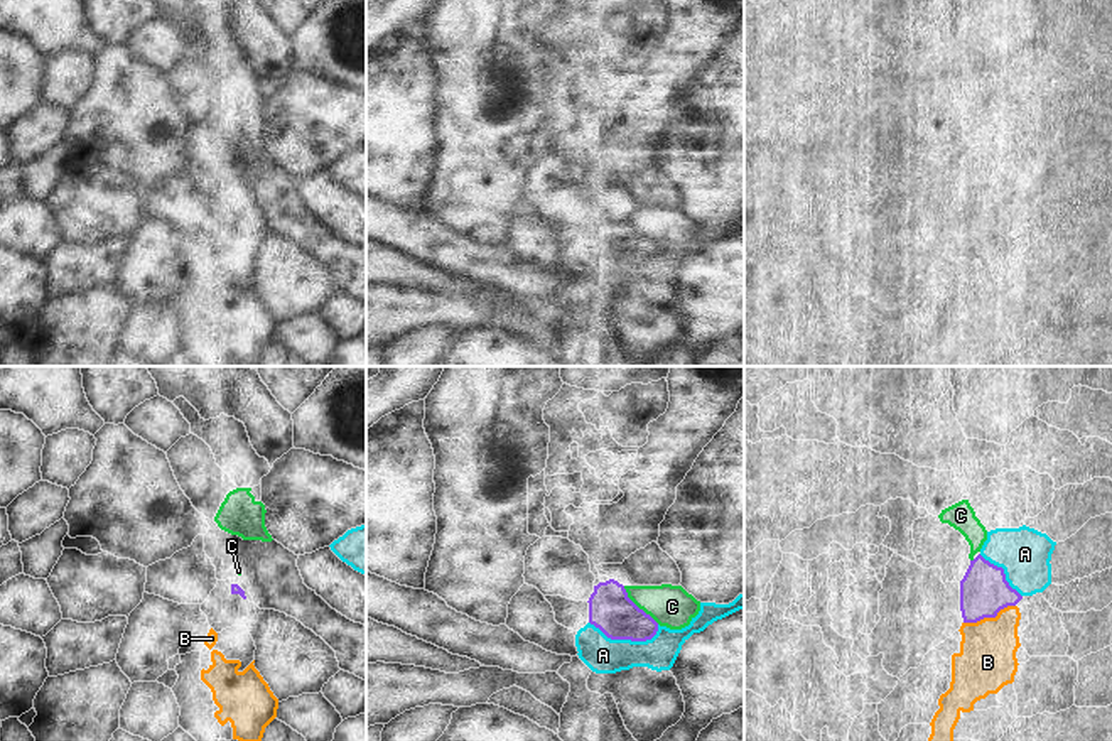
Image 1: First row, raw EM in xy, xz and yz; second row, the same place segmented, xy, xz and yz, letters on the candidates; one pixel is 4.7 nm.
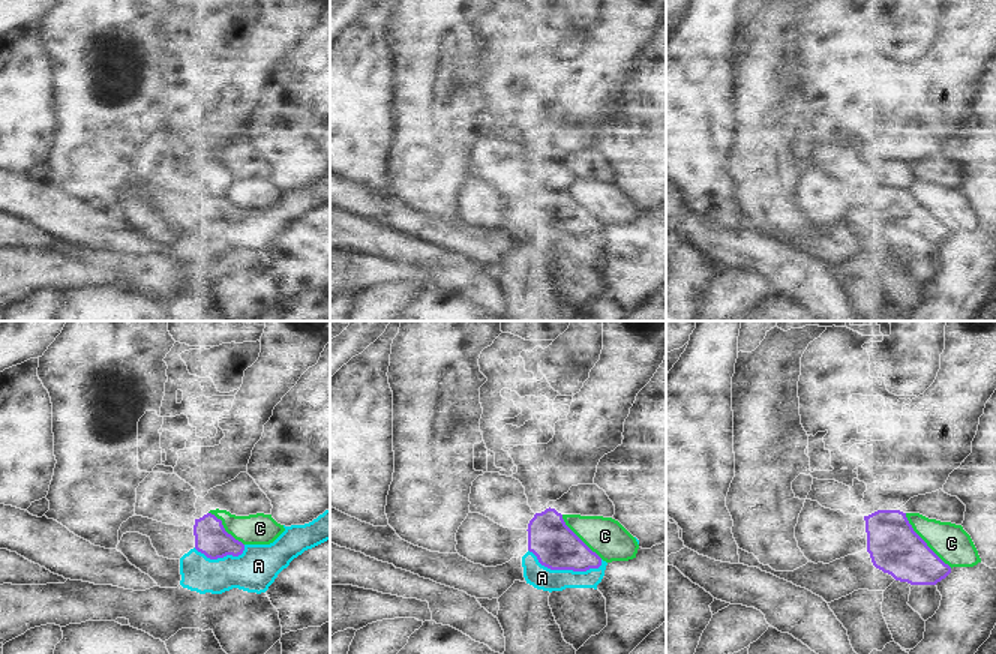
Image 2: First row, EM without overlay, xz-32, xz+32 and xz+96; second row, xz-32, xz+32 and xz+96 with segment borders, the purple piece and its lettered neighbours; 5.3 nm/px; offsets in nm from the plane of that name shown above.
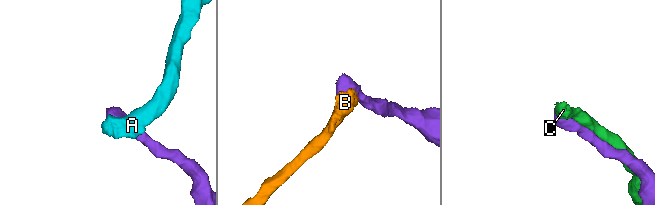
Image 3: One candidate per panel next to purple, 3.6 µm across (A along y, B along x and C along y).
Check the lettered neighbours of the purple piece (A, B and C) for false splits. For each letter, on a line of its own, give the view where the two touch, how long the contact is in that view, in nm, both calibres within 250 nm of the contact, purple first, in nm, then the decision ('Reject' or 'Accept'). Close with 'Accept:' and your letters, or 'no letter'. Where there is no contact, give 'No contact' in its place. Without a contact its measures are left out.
A: Touches purple in xz. Shared border 340 nm. Thickness 200 nm (purple) against 180 nm. Reject
B: Touches purple in yz. Shared border 260 nm. Thickness 240 nm (purple) against 280 nm. Reject
C: Touches purple in xz. Shared border 260 nm. Thickness 200 nm (purple) against 200 nm. Reject
Accept: no letter

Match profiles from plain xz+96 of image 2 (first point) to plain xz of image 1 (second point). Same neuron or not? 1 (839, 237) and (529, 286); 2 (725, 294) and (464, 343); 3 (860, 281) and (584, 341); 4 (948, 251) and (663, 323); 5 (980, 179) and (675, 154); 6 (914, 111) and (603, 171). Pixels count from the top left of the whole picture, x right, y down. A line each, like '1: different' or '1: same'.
1: same
2: different
3: same
4: different
5: same
6: same

